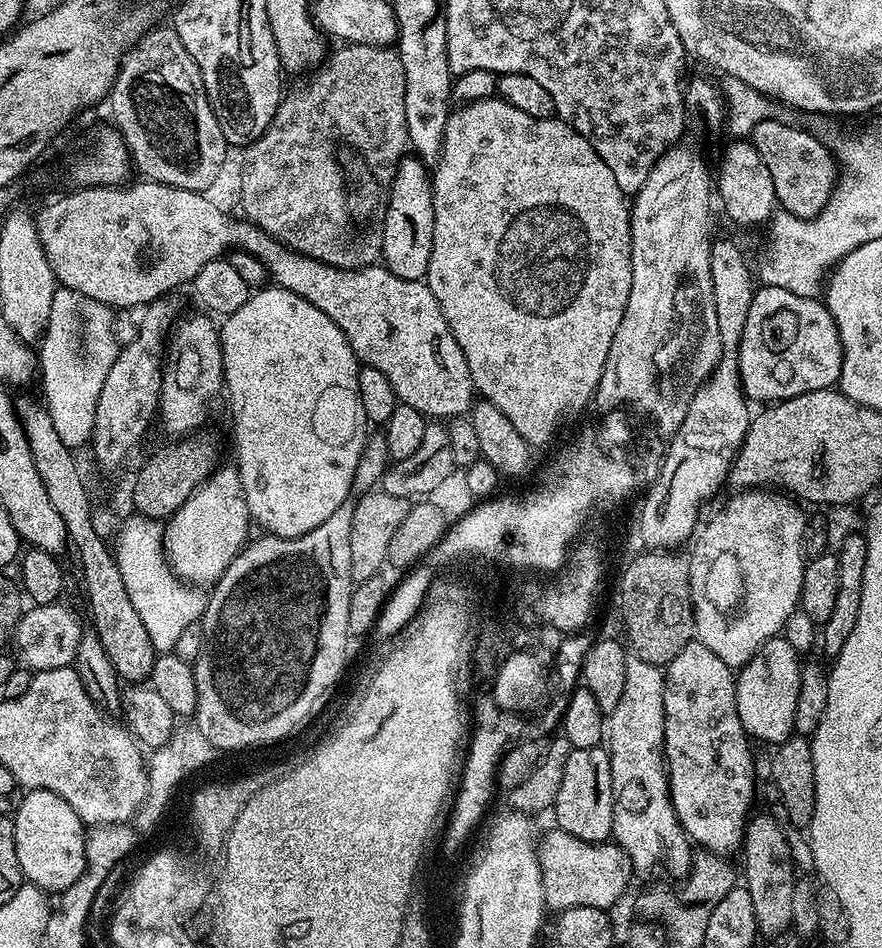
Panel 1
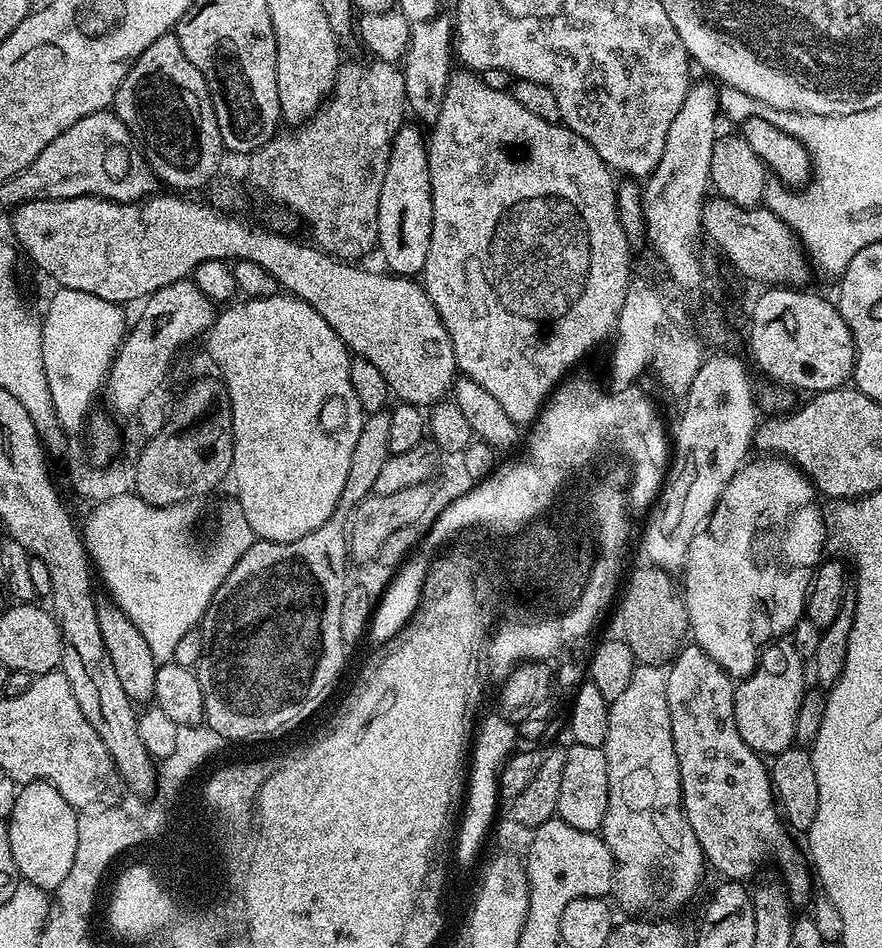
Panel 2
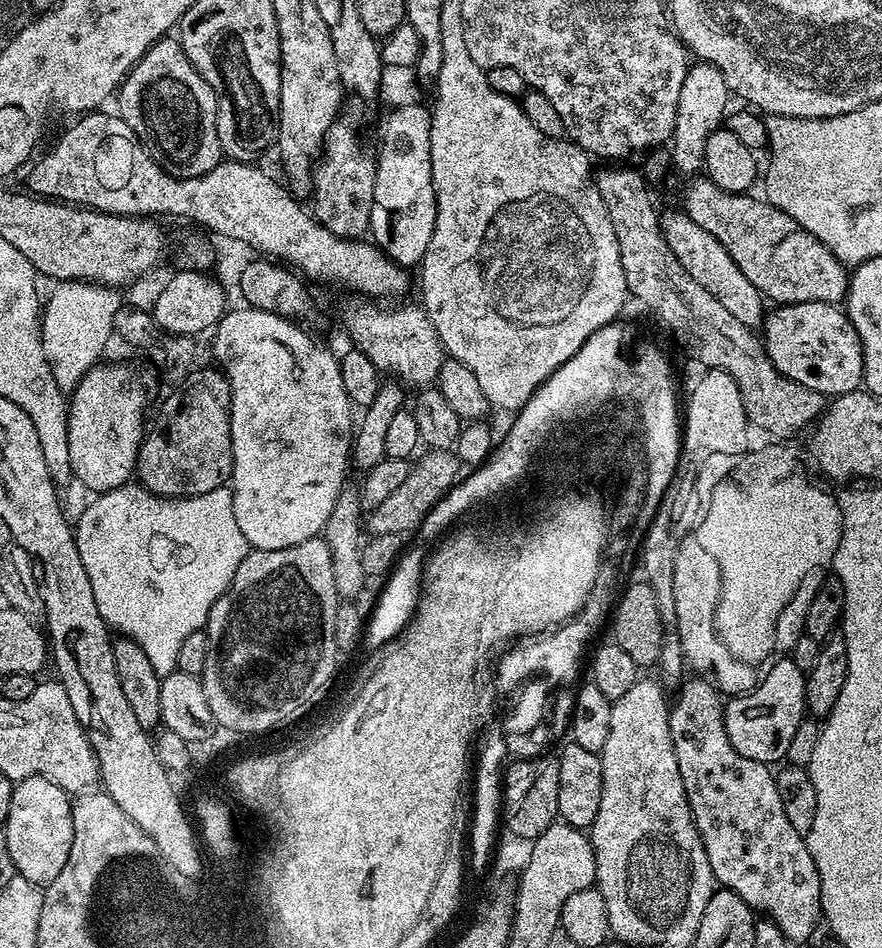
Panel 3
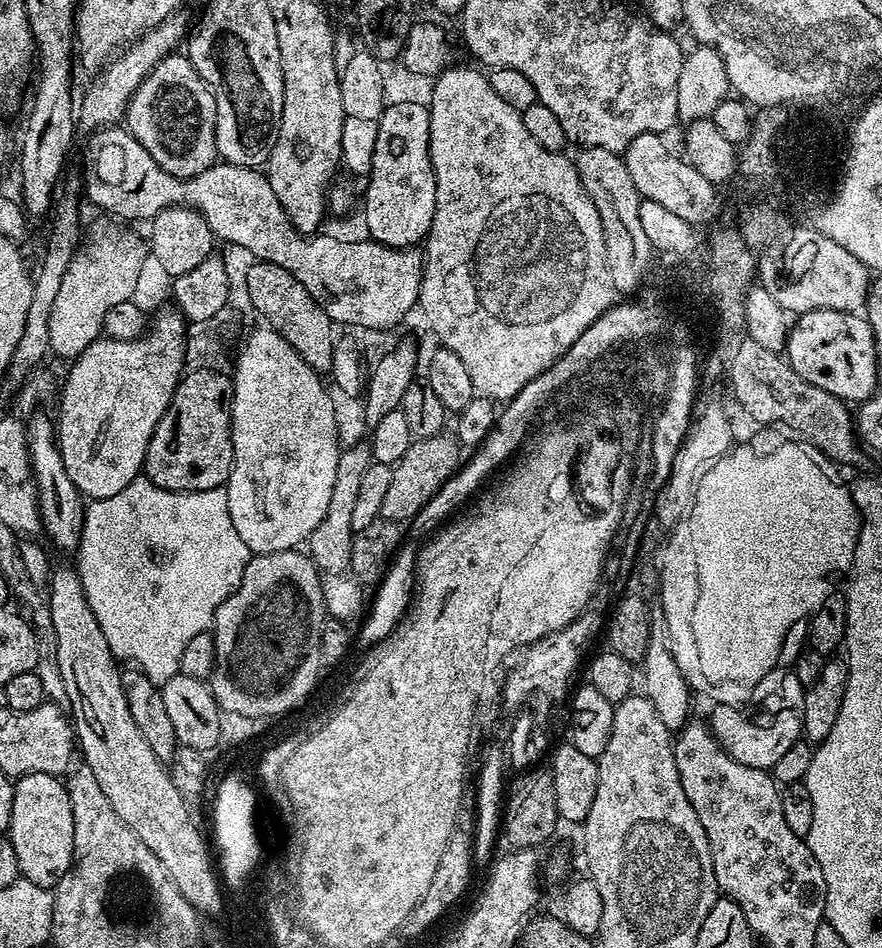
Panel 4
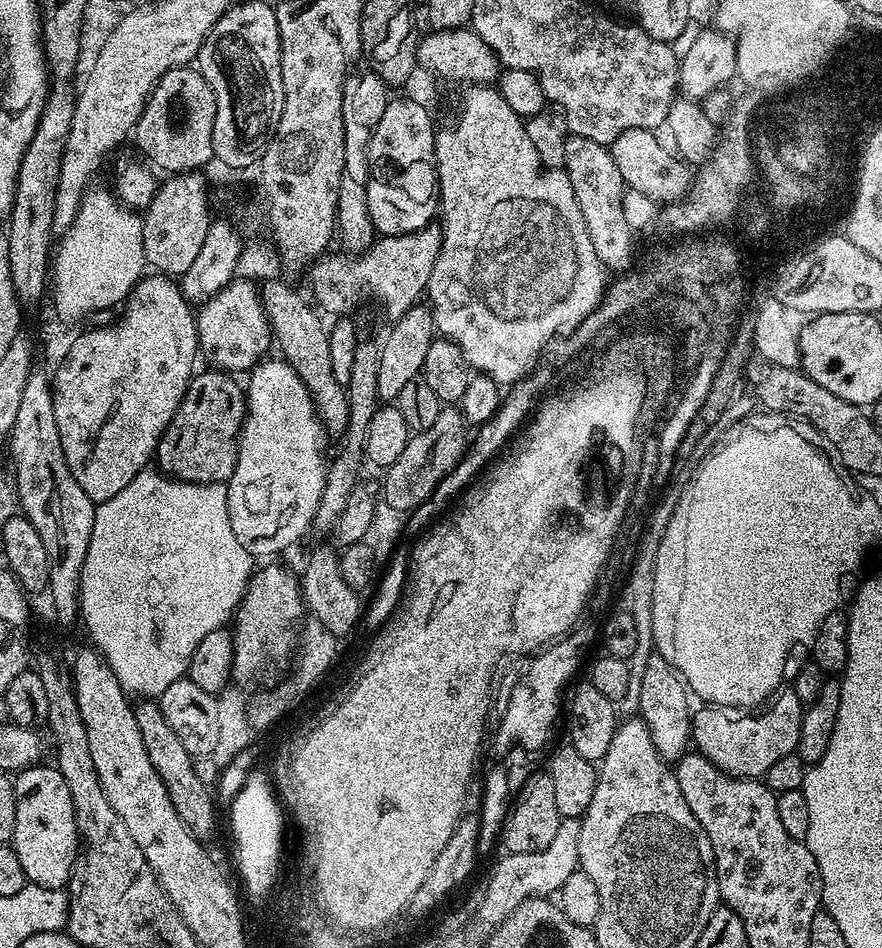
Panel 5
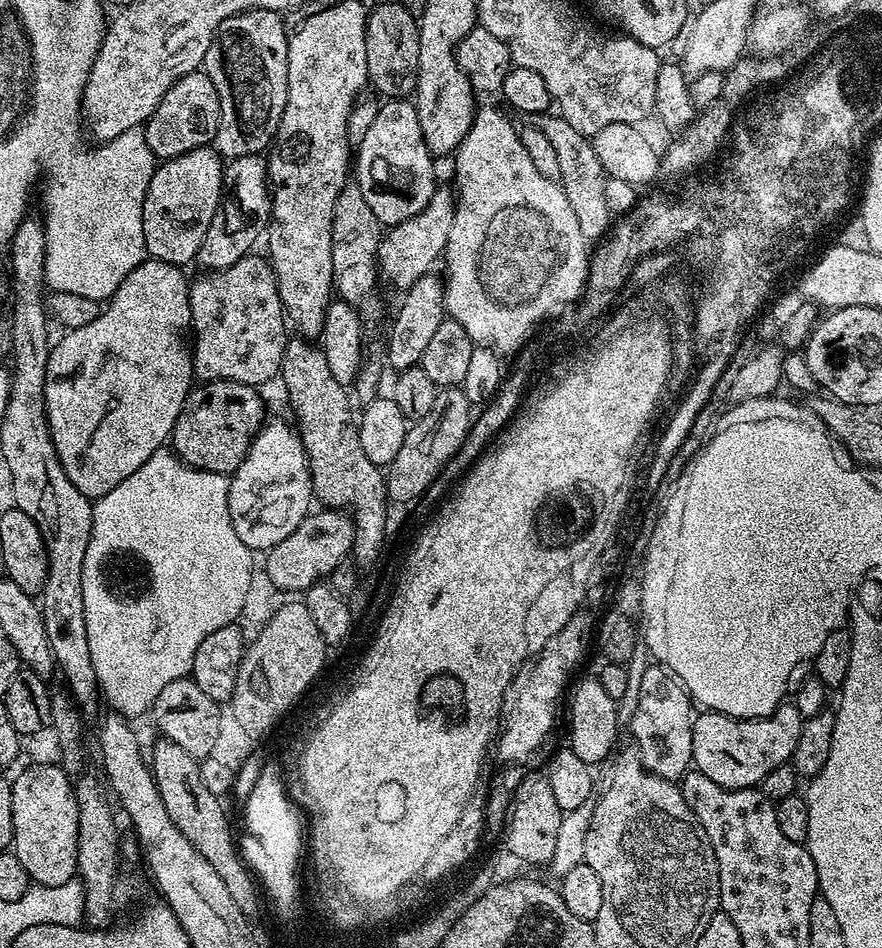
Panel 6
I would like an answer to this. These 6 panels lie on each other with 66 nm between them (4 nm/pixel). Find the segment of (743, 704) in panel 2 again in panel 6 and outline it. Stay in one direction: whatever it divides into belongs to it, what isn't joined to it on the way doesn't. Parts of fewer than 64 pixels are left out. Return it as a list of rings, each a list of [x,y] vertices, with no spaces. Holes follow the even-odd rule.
[[[784,702],[770,716],[760,720],[739,720],[721,712],[701,711],[692,721],[692,762],[695,771],[706,774],[710,782],[718,782],[723,788],[756,788],[778,766],[789,763],[794,754],[794,746],[798,746],[798,734],[802,717],[795,703]]]

